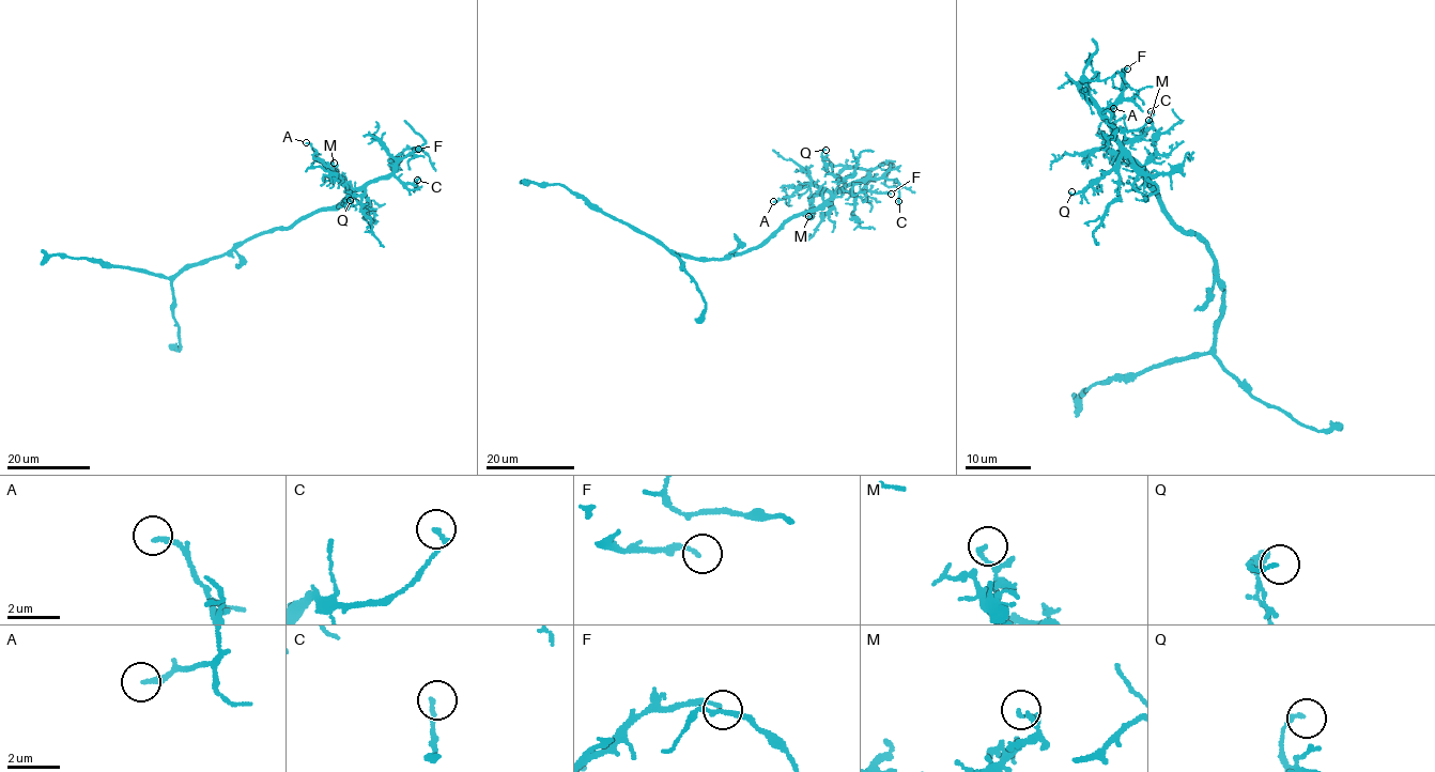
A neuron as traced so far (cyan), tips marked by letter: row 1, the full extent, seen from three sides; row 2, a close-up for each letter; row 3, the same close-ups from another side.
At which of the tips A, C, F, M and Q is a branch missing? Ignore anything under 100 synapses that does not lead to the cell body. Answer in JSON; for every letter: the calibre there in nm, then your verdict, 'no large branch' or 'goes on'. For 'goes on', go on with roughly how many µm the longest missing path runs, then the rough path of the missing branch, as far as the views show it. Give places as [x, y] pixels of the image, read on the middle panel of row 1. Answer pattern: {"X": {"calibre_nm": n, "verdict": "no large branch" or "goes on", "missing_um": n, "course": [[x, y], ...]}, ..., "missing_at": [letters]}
{"A": {"calibre_nm": 200, "verdict": "no large branch"}, "C": {"calibre_nm": 160, "verdict": "no large branch"}, "F": {"calibre_nm": 130, "verdict": "no large branch"}, "M": {"calibre_nm": 130, "verdict": "no large branch"}, "Q": {"calibre_nm": 170, "verdict": "no large branch"}, "missing_at": []}

